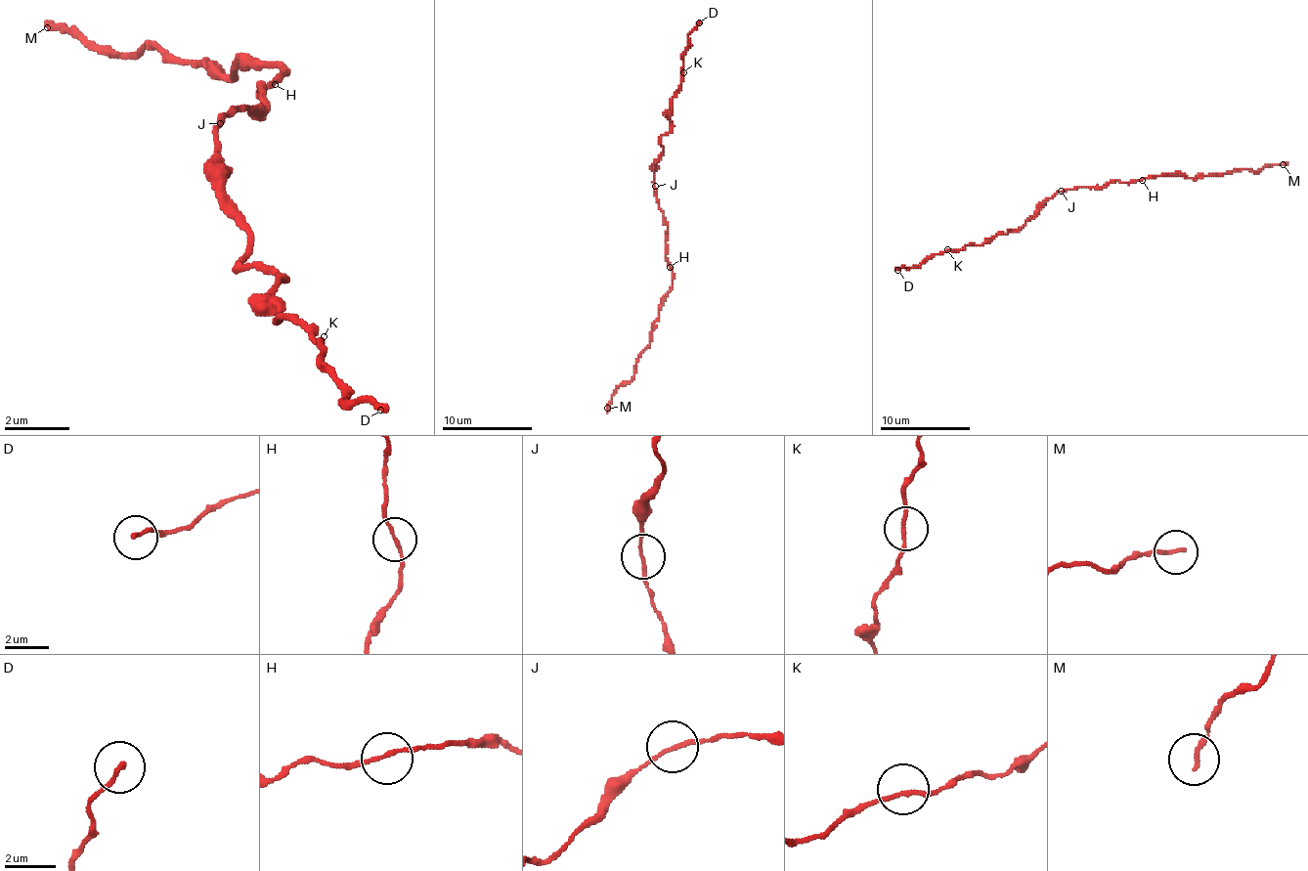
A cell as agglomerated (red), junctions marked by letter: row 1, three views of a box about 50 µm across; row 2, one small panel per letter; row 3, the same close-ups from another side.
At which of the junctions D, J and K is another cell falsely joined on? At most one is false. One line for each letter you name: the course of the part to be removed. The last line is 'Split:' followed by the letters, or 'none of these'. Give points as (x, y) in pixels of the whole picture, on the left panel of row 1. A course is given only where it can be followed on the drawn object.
Split: none of these

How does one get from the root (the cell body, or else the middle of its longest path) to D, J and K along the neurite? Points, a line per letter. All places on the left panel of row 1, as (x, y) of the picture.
D: (250, 108), (218, 125), (242, 272), (275, 280), (340, 402), (380, 410)
J: (250, 108), (234, 108), (218, 125)
K: (250, 108), (218, 125), (218, 198), (250, 239), (242, 272), (267, 272), (275, 312), (324, 336)

